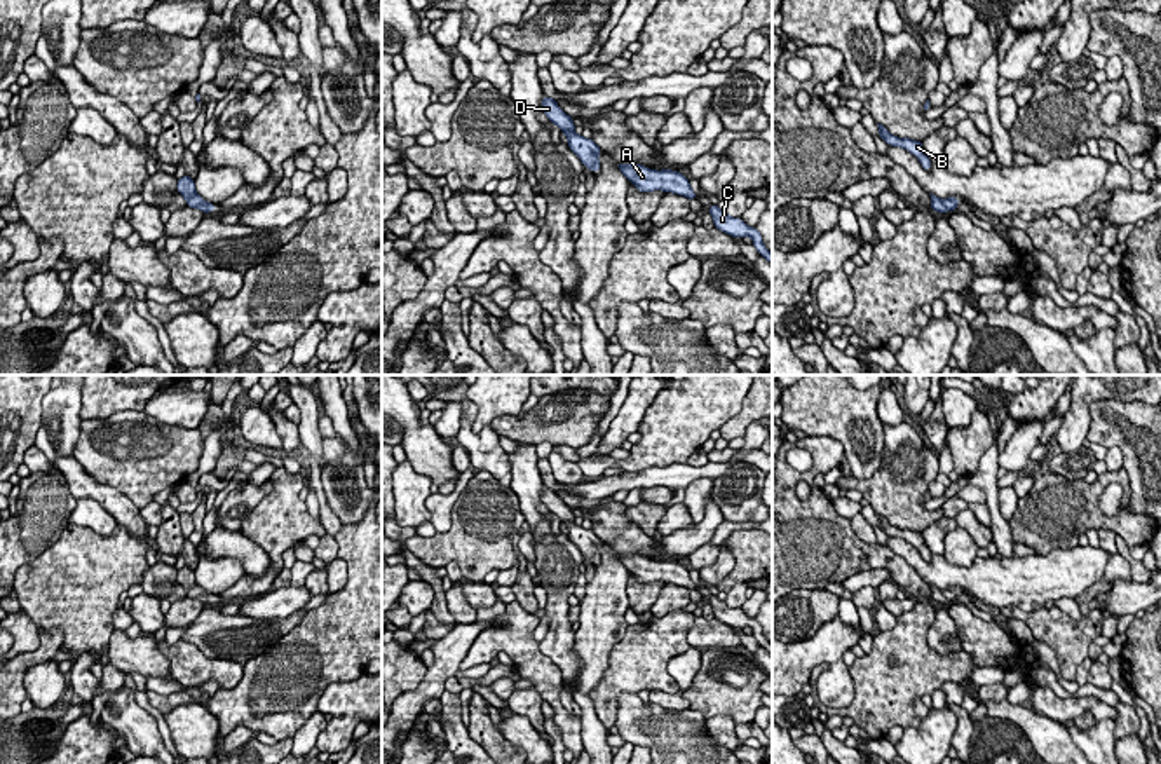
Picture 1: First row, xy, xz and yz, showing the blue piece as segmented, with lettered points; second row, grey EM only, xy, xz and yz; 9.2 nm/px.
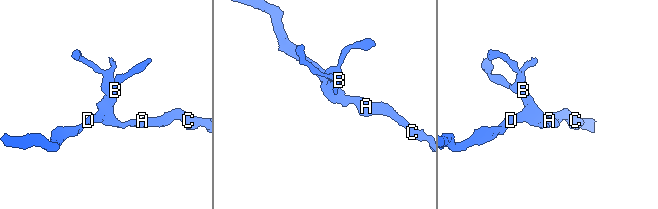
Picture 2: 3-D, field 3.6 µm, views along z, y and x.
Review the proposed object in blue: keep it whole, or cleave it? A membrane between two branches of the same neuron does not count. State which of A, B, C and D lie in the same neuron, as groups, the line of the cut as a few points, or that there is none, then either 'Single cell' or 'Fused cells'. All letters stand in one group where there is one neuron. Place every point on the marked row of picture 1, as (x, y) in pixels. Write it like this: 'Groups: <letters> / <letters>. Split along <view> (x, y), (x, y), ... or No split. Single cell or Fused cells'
Groups: A B C D. No split. Single cell

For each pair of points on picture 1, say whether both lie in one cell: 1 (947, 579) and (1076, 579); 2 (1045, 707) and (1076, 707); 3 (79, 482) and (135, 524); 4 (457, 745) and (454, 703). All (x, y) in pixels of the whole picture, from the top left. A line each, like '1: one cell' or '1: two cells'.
1: one cell
2: one cell
3: one cell
4: one cell

